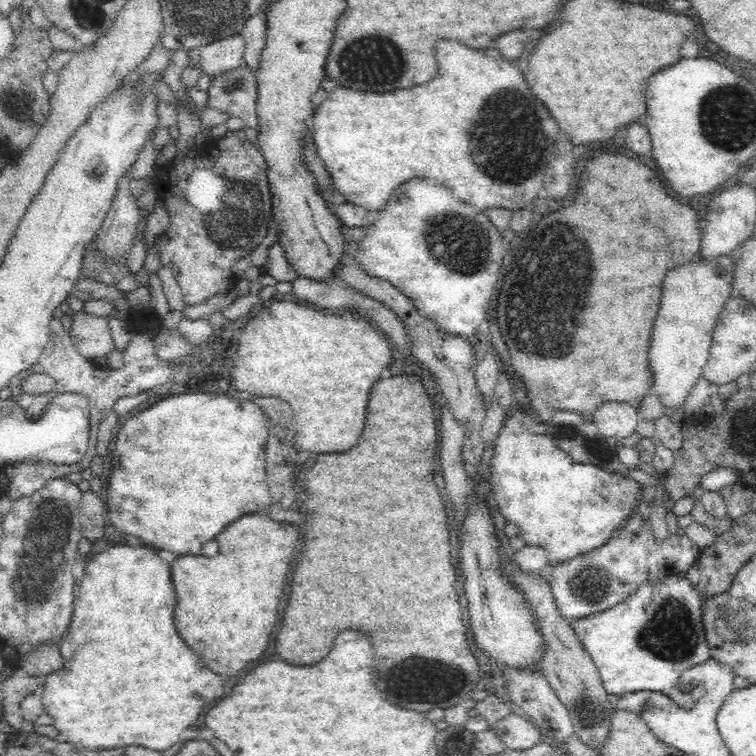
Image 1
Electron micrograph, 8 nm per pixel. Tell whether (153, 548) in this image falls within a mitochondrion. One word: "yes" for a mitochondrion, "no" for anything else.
no

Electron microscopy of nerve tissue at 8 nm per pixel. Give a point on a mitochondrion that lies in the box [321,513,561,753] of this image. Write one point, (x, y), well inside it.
(423, 685)

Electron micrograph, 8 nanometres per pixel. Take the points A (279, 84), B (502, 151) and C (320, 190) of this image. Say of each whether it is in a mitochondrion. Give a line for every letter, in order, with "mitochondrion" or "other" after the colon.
A: other
B: mitochondrion
C: other

